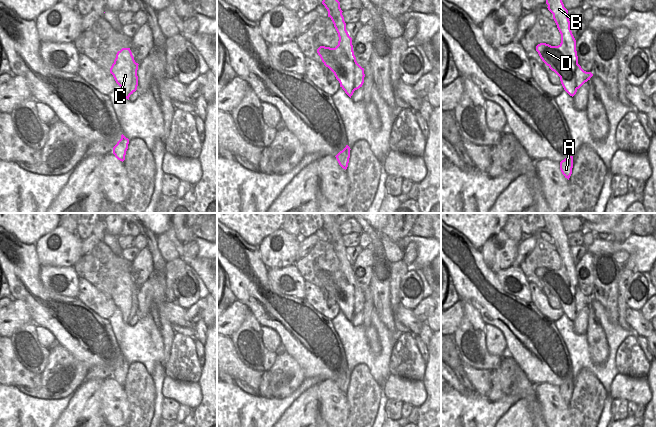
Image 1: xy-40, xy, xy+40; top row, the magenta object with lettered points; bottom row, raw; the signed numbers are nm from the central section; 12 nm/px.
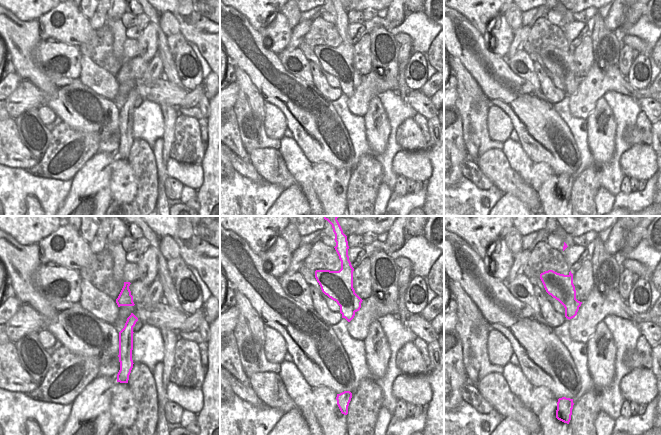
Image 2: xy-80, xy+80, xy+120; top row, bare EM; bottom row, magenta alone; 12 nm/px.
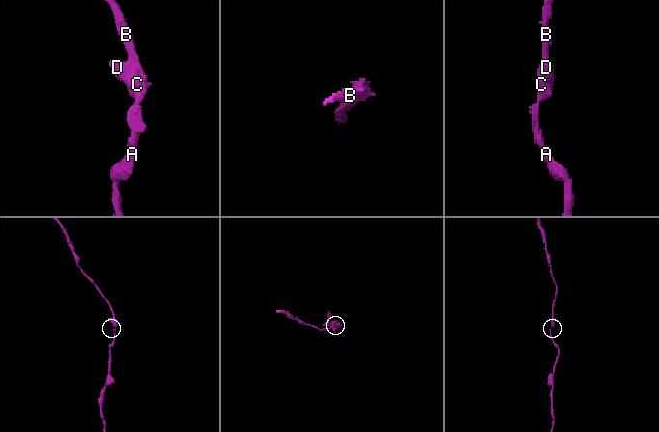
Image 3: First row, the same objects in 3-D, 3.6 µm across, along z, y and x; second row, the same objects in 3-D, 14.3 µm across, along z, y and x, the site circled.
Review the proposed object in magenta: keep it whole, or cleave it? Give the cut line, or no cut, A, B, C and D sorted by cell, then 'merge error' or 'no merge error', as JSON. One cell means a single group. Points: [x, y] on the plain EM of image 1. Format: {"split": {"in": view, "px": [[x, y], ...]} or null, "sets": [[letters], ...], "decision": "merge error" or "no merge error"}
{"split": null, "sets": [["A", "B", "C", "D"]], "decision": "no merge error"}

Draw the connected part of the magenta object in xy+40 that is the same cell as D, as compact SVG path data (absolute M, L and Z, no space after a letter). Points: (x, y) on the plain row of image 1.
M544 213L544 219L547 232L553 238L561 258L561 267L558 270L540 267L536 275L542 285L560 301L564 314L573 321L593 298L584 295L578 288L576 264L570 253L568 234L564 231L558 213Z

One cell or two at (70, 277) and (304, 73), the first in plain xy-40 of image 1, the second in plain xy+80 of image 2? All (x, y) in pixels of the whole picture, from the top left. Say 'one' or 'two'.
one

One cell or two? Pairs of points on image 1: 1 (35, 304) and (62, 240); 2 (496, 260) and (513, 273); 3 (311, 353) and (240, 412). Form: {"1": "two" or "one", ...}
{"1": "two", "2": "two", "3": "two"}

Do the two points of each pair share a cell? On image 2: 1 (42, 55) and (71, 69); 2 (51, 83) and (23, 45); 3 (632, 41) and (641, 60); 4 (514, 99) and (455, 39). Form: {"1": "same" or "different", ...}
{"1": "same", "2": "same", "3": "different", "4": "same"}

